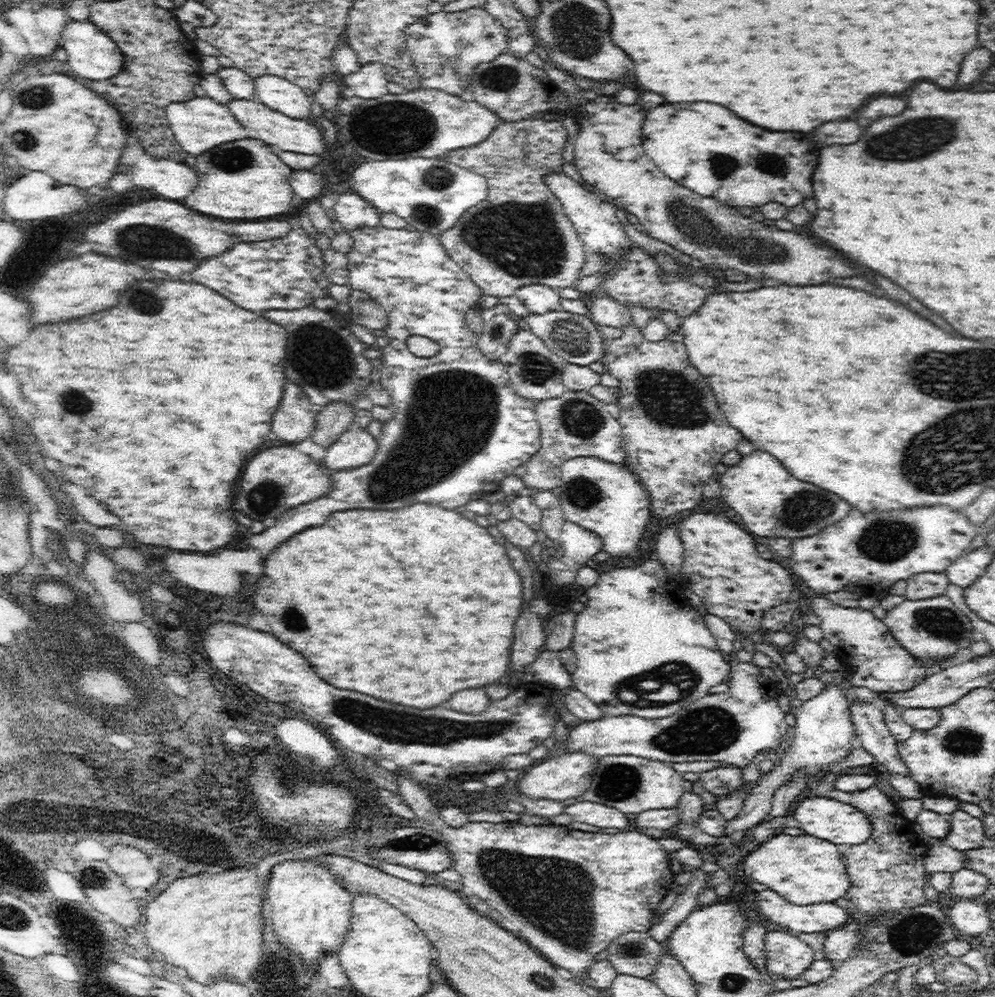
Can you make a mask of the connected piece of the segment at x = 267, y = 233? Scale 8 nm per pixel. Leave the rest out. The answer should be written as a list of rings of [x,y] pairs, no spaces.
[[[264,220],[264,222],[240,222],[234,228],[226,228],[236,234],[238,240],[266,241],[286,236],[292,230],[292,221],[286,220]]]

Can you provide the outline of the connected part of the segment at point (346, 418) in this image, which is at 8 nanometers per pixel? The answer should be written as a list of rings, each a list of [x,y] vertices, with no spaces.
[[[346,401],[325,404],[318,413],[316,426],[310,438],[327,449],[346,429],[353,426],[355,409]]]

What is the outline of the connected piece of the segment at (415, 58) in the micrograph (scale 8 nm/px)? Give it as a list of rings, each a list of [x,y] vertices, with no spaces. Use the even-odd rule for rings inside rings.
[[[468,8],[462,12],[436,12],[409,24],[406,29],[406,45],[410,56],[410,65],[417,70],[422,88],[438,89],[454,96],[468,97],[468,82],[478,64],[492,62],[502,53],[509,52],[509,37],[506,27],[491,16],[485,8]]]

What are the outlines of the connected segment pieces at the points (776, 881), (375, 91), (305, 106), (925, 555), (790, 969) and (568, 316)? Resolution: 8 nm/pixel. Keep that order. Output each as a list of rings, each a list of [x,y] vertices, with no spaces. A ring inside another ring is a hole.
[[[806,833],[796,836],[775,834],[745,856],[744,868],[746,874],[758,881],[760,886],[774,890],[784,899],[799,905],[834,902],[846,896],[851,886],[836,845]]]
[[[370,62],[361,65],[358,72],[344,76],[344,80],[358,98],[378,98],[388,94],[388,80],[384,68],[380,62]]]
[[[282,77],[256,78],[255,98],[292,119],[305,119],[311,114],[311,98],[298,85]]]
[[[945,504],[869,514],[852,509],[846,518],[828,526],[818,534],[792,539],[792,554],[788,562],[792,570],[819,595],[846,590],[873,598],[884,588],[891,588],[899,580],[908,581],[914,574],[945,572],[954,560],[966,552],[978,534],[977,531],[978,528],[966,519],[963,512],[954,511]]]
[[[769,931],[765,937],[767,972],[782,976],[788,980],[802,977],[804,972],[815,962],[814,950],[784,931]]]
[[[560,309],[546,314],[530,313],[525,317],[525,321],[530,326],[530,330],[541,338],[546,346],[567,363],[588,366],[592,362],[600,361],[604,356],[604,338],[589,314],[572,314]]]

